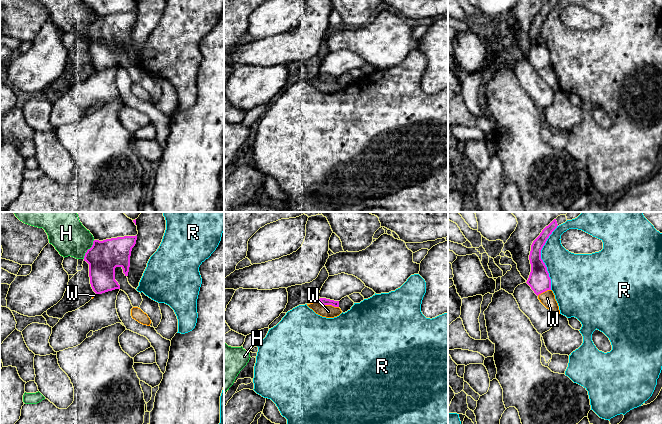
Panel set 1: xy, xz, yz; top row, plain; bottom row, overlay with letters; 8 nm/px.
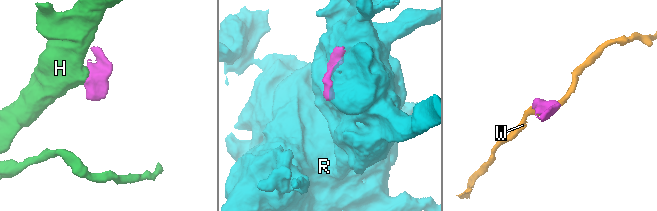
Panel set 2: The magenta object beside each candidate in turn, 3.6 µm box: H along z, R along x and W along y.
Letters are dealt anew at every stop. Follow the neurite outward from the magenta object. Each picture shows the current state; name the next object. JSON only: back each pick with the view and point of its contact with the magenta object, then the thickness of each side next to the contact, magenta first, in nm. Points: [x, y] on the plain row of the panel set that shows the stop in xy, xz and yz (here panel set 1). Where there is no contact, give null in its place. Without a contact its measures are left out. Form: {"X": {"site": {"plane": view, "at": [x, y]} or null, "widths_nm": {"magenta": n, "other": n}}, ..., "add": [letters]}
{"H": {"site": {"plane": "xy", "at": [88, 25]}, "widths_nm": {"magenta": 260, "other": 260}}, "add": ["H"]}

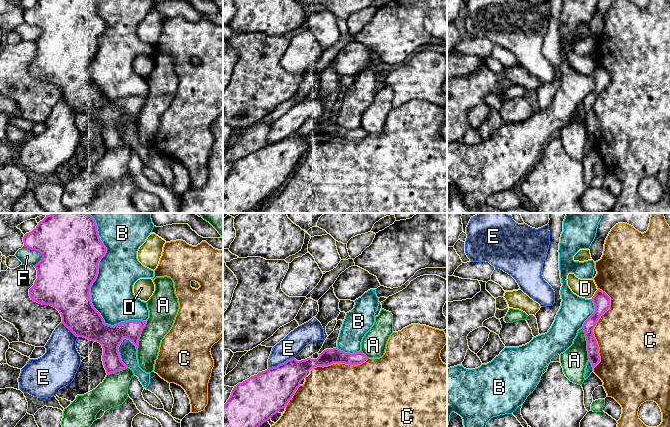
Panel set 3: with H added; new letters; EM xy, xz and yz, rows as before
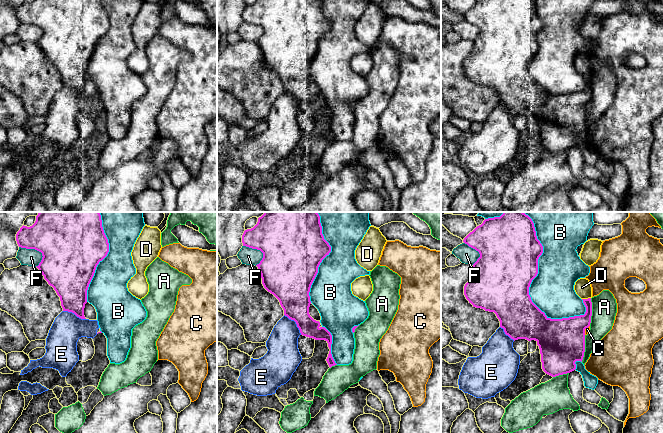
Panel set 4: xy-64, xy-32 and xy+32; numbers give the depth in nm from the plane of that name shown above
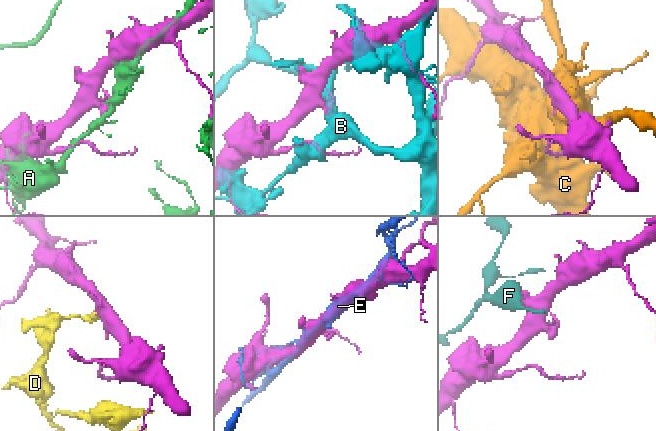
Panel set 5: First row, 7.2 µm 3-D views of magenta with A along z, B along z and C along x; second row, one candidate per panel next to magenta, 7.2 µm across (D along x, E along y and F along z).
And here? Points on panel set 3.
{"add": []}

